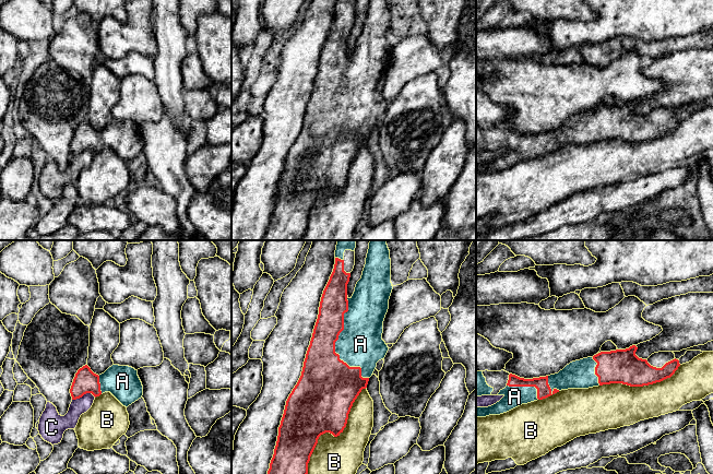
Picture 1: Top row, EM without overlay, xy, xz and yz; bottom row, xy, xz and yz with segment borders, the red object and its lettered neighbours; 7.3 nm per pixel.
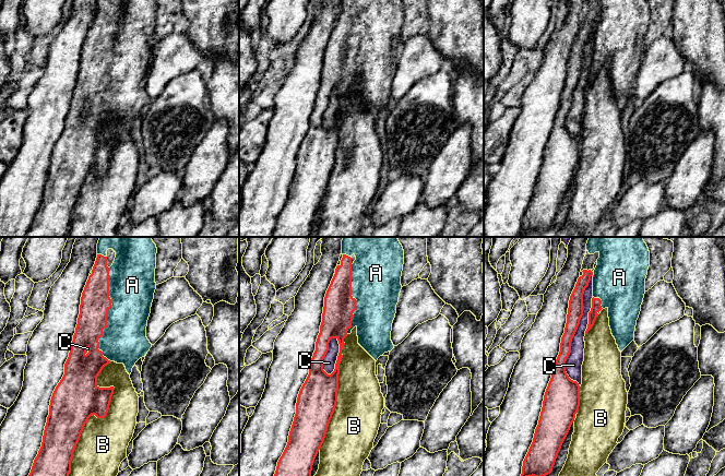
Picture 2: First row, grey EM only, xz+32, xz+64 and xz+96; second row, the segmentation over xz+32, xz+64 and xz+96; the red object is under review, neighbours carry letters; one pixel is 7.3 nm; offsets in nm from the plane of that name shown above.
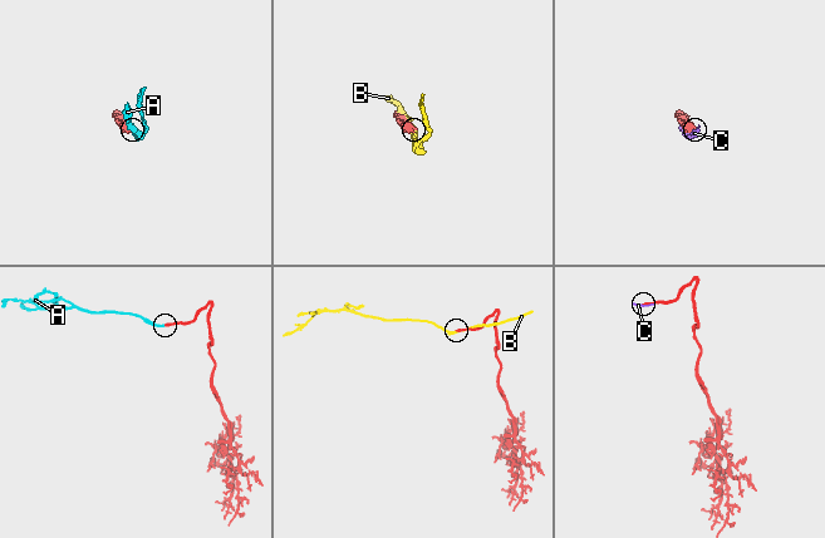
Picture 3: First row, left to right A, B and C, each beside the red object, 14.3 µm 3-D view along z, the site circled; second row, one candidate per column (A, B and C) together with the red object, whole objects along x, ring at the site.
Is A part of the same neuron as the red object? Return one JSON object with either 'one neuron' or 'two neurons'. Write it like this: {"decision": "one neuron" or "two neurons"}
{"decision": "one neuron"}

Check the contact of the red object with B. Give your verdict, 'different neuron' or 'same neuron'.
different neuron

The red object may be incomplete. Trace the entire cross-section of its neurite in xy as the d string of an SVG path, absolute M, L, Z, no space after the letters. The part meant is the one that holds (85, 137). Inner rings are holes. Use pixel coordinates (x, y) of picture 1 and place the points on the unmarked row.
M85 120L75 129L70 144L72 155L86 149L96 153L105 147L110 147L123 162L131 161L143 151L138 126L129 121L112 120L98 131Z

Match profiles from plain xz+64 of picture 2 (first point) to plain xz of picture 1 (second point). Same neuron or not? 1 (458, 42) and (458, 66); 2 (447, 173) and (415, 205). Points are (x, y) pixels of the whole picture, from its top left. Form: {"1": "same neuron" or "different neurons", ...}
{"1": "different neurons", "2": "different neurons"}

